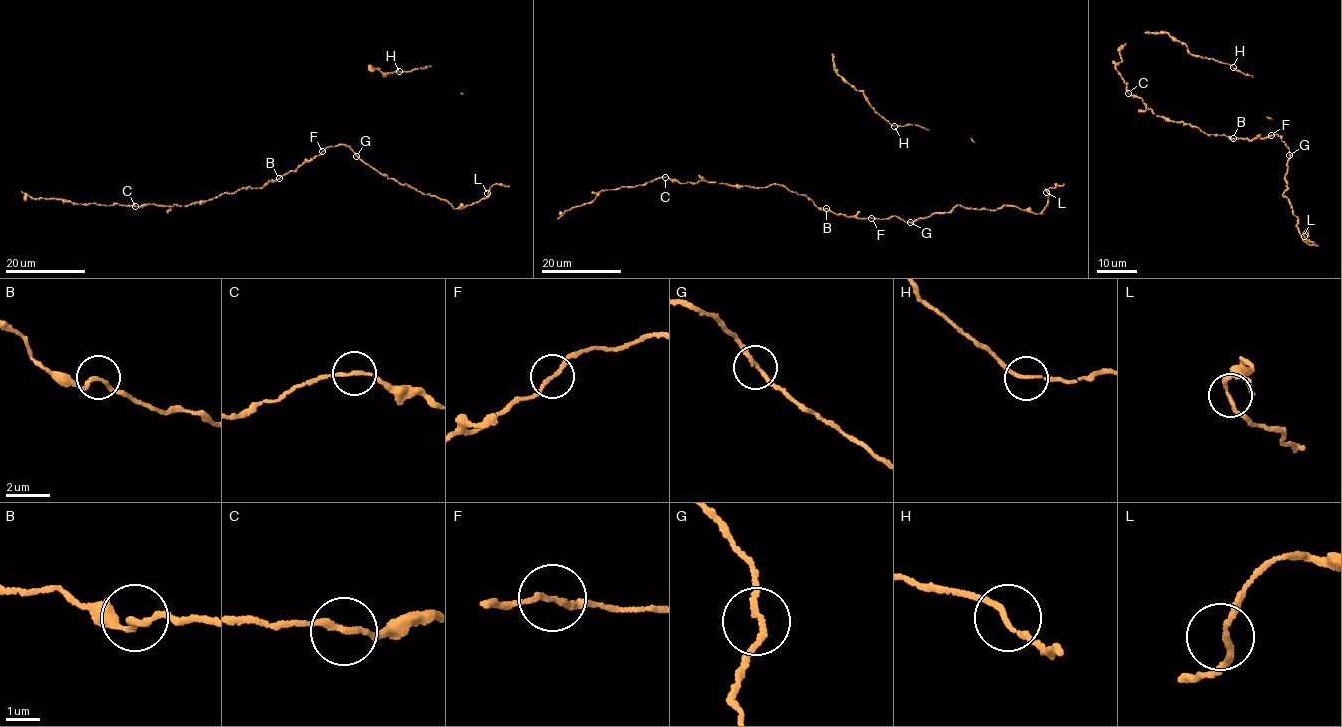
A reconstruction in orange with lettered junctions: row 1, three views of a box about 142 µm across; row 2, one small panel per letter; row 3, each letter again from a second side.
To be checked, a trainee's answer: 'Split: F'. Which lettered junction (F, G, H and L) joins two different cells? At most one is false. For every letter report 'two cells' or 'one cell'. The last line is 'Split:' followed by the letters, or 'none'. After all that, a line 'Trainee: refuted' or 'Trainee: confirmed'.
F: one cell
G: one cell
H: one cell
L: one cell
Split: none
Trainee: refuted

